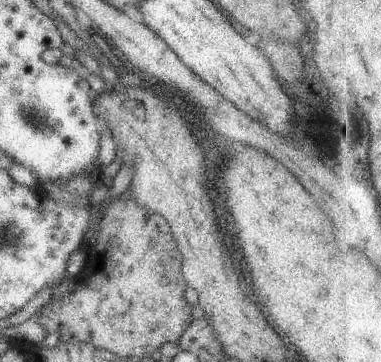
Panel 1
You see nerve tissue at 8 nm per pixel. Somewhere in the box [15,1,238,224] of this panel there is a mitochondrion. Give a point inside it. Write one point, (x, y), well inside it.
(35, 118)

